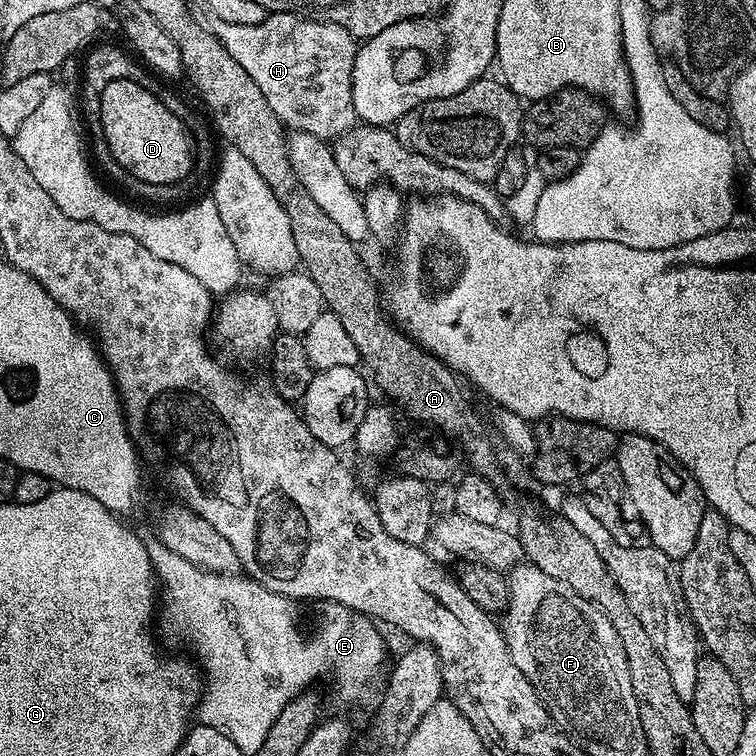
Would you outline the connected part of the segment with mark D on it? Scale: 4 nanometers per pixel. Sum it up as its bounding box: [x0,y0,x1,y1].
[101,80,194,184]

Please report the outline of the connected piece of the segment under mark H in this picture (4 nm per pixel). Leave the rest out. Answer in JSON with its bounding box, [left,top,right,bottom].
[214,12,358,142]

